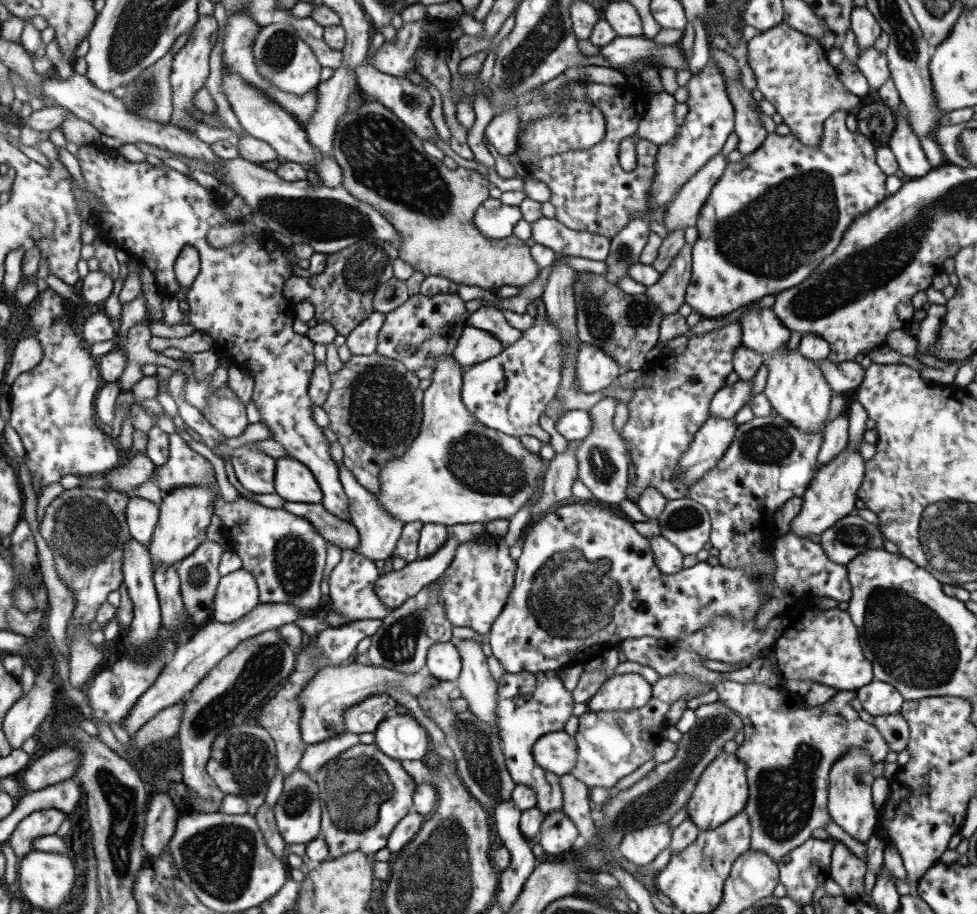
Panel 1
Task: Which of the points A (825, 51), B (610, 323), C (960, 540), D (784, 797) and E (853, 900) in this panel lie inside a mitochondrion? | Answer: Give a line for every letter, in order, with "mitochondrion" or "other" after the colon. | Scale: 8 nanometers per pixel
A: other
B: mitochondrion
C: mitochondrion
D: mitochondrion
E: other

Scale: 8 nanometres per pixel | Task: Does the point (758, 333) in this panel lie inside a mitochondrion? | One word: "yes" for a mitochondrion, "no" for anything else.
no

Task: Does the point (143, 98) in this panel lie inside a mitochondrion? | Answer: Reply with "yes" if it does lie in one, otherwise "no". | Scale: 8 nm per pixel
yes

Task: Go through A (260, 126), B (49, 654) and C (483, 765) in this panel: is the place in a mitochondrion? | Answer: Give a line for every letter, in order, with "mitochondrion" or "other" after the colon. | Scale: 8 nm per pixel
A: other
B: other
C: mitochondrion

